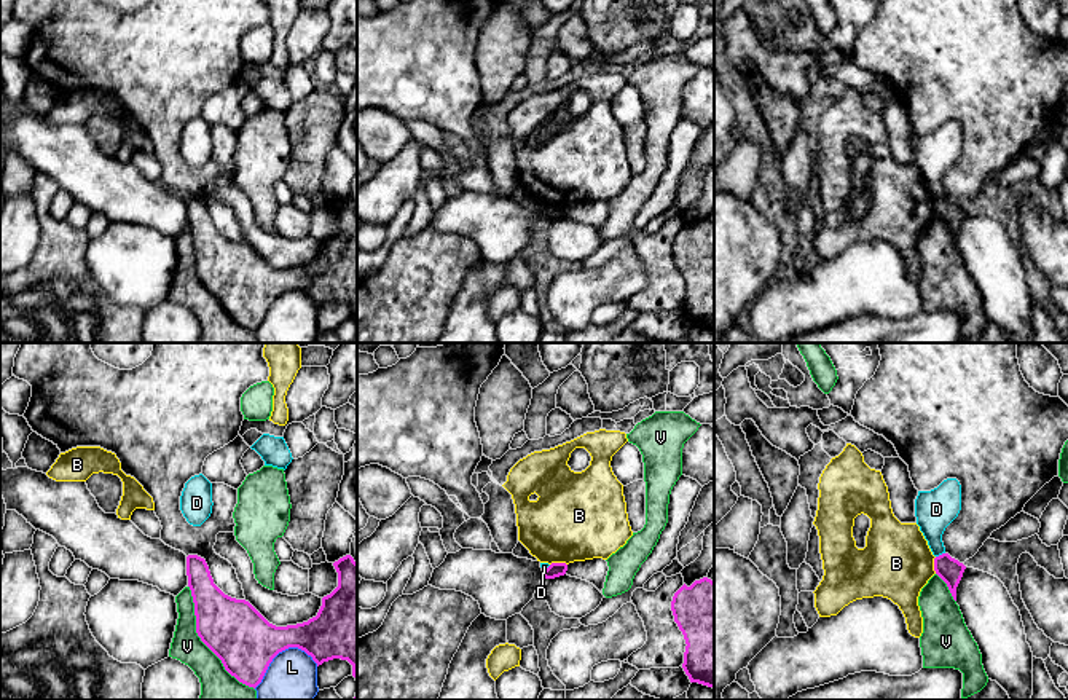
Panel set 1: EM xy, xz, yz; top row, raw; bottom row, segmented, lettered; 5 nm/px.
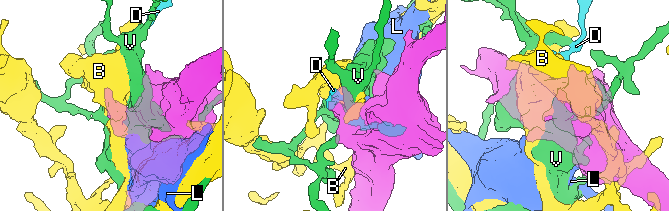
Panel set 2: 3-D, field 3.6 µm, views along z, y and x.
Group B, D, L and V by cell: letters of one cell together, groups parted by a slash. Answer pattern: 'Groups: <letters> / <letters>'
Groups: B / D / L / V

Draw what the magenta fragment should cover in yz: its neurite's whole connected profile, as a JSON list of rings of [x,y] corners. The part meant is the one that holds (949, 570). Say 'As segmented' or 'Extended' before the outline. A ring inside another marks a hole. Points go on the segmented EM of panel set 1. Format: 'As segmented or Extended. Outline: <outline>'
As segmented. Outline: [[[948,553],[934,558],[936,574],[947,584],[953,600],[956,601],[956,587],[963,577],[966,566]]]

